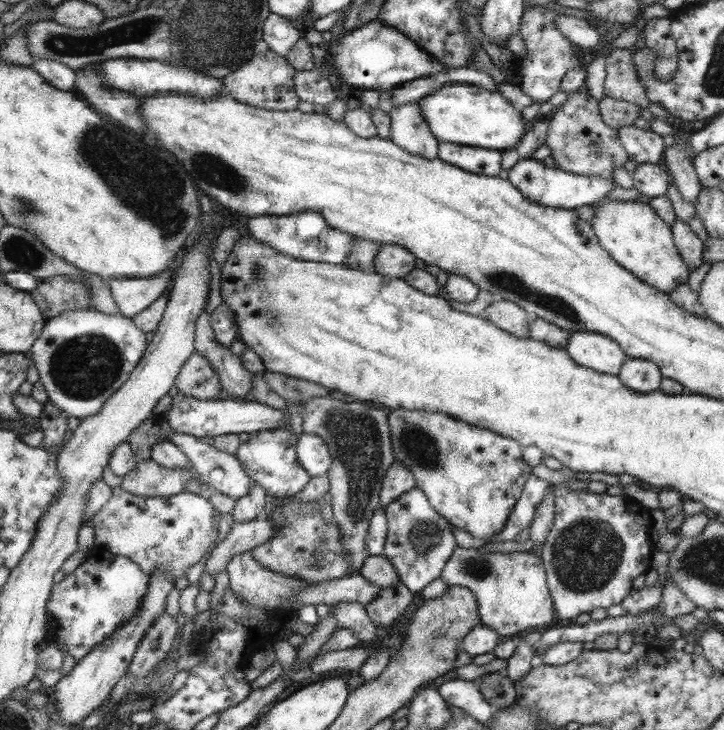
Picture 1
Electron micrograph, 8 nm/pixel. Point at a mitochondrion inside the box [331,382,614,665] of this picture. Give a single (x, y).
(417, 444)

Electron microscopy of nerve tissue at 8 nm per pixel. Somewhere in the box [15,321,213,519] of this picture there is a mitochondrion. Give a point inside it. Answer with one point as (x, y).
(84, 367)

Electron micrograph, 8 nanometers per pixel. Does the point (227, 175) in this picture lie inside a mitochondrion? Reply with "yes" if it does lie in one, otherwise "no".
yes

